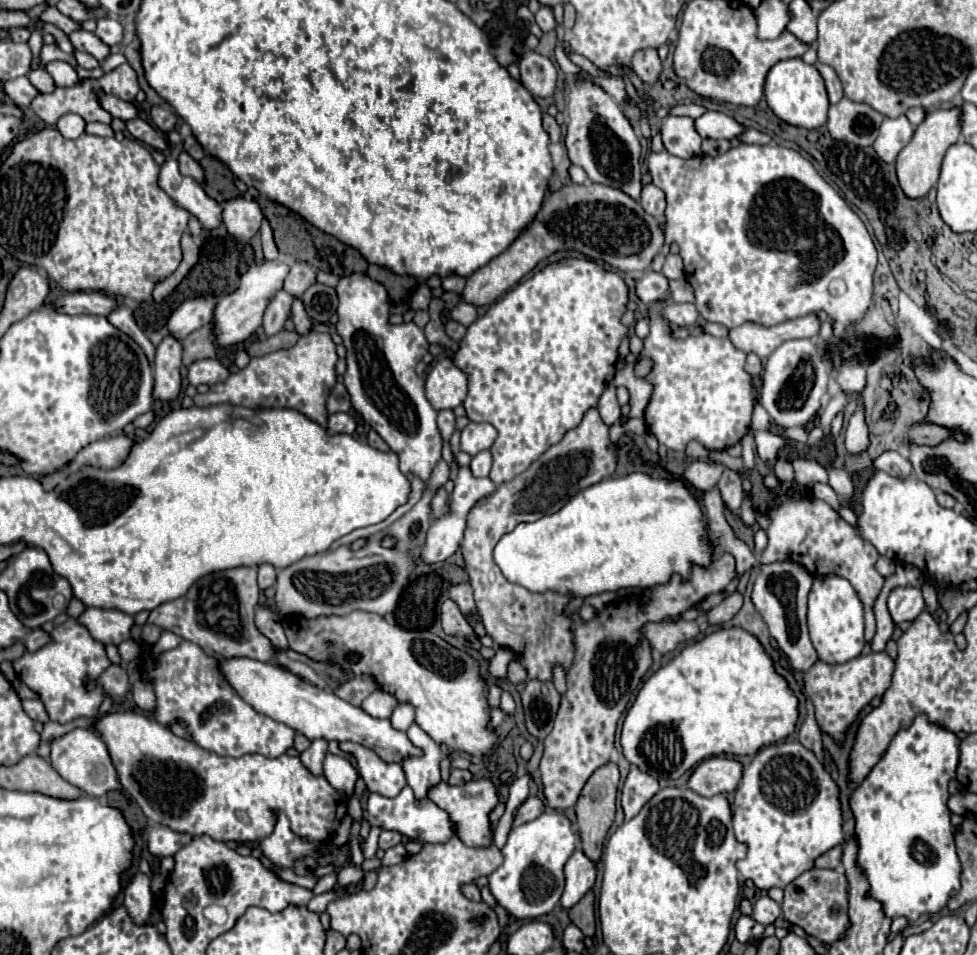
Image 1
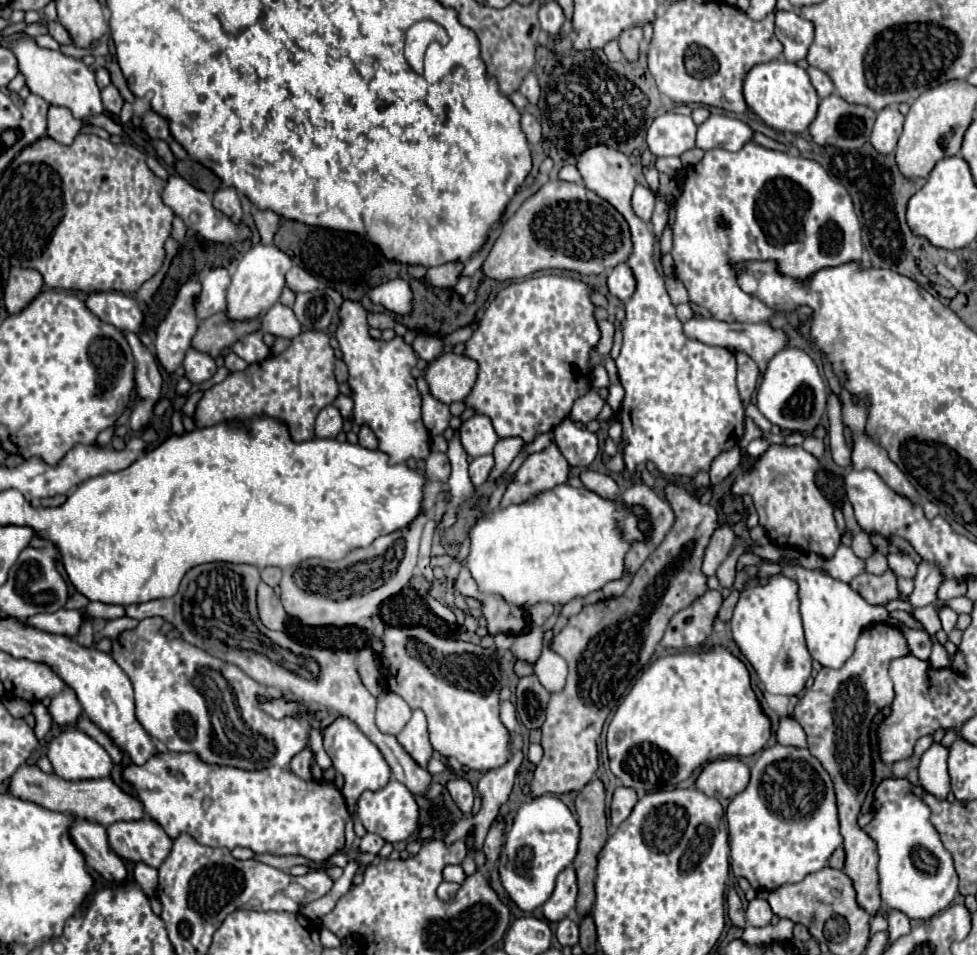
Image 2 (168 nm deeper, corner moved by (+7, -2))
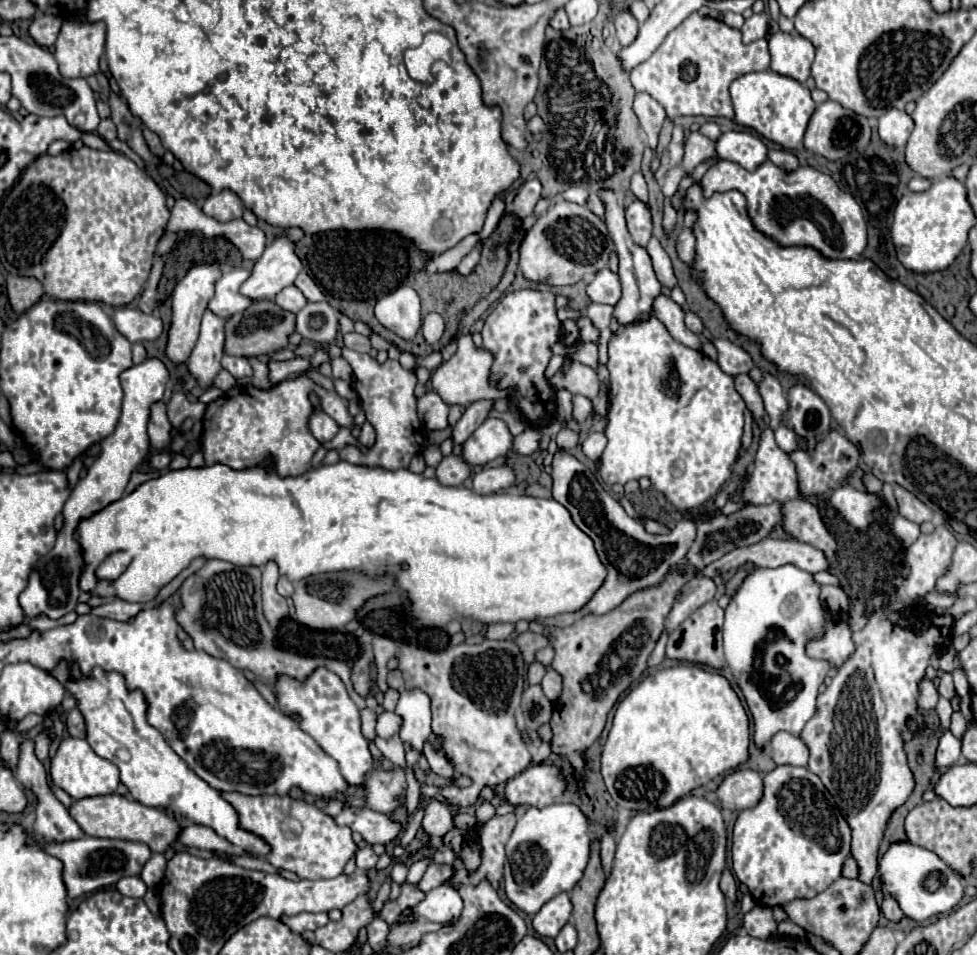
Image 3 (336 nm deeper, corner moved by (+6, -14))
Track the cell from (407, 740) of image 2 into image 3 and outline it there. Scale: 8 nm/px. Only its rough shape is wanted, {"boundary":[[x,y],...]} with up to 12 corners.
{"boundary":[[403,690],[401,742],[417,752],[431,734],[429,696]]}

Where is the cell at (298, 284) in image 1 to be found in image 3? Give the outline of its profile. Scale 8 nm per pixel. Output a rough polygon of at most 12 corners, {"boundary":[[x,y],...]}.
{"boundary":[[305,272],[295,278],[295,286],[309,302],[323,300],[321,290]]}

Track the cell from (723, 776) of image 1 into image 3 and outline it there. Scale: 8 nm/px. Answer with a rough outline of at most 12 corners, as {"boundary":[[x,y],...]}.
{"boundary":[[735,770],[715,790],[727,810],[761,800],[763,782],[753,770]]}

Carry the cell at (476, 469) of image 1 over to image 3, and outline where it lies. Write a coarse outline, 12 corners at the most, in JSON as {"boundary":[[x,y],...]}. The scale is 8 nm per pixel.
{"boundary":[[483,468],[473,476],[473,490],[481,496],[509,488],[513,470]]}

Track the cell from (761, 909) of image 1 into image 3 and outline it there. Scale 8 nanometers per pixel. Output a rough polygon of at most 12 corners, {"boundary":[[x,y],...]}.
{"boundary":[[755,906],[743,918],[753,938],[773,938],[777,922],[769,906]]}

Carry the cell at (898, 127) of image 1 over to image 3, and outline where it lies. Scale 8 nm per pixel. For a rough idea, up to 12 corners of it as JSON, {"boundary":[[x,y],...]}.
{"boundary":[[903,110],[879,118],[879,136],[889,148],[903,148],[913,120]]}

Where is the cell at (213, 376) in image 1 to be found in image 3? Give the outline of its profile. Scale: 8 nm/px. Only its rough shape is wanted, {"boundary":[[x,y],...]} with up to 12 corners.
{"boundary":[[205,312],[187,360],[199,388],[221,372],[223,322]]}

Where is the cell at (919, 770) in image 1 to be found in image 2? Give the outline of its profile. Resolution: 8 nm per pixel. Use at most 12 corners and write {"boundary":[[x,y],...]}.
{"boundary":[[908,780],[876,788],[880,896],[928,920],[958,894]]}

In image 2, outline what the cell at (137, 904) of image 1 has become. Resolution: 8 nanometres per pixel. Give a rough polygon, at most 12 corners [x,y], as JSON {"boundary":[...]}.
{"boundary":[[74,818],[68,834],[86,866],[124,884],[126,866],[110,852],[104,826]]}

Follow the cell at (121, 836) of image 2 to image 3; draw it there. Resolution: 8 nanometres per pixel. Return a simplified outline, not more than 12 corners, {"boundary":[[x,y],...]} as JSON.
{"boundary":[[85,836],[45,844],[69,898],[139,876],[143,842]]}

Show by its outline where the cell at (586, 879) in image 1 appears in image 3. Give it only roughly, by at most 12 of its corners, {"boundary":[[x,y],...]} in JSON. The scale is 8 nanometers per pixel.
{"boundary":[[567,892],[551,898],[533,918],[541,936],[555,938],[569,922]]}

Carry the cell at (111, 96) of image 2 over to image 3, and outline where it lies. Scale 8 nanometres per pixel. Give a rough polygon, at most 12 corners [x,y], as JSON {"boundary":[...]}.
{"boundary":[[103,118],[99,122],[97,134],[111,142],[117,138],[111,118]]}

